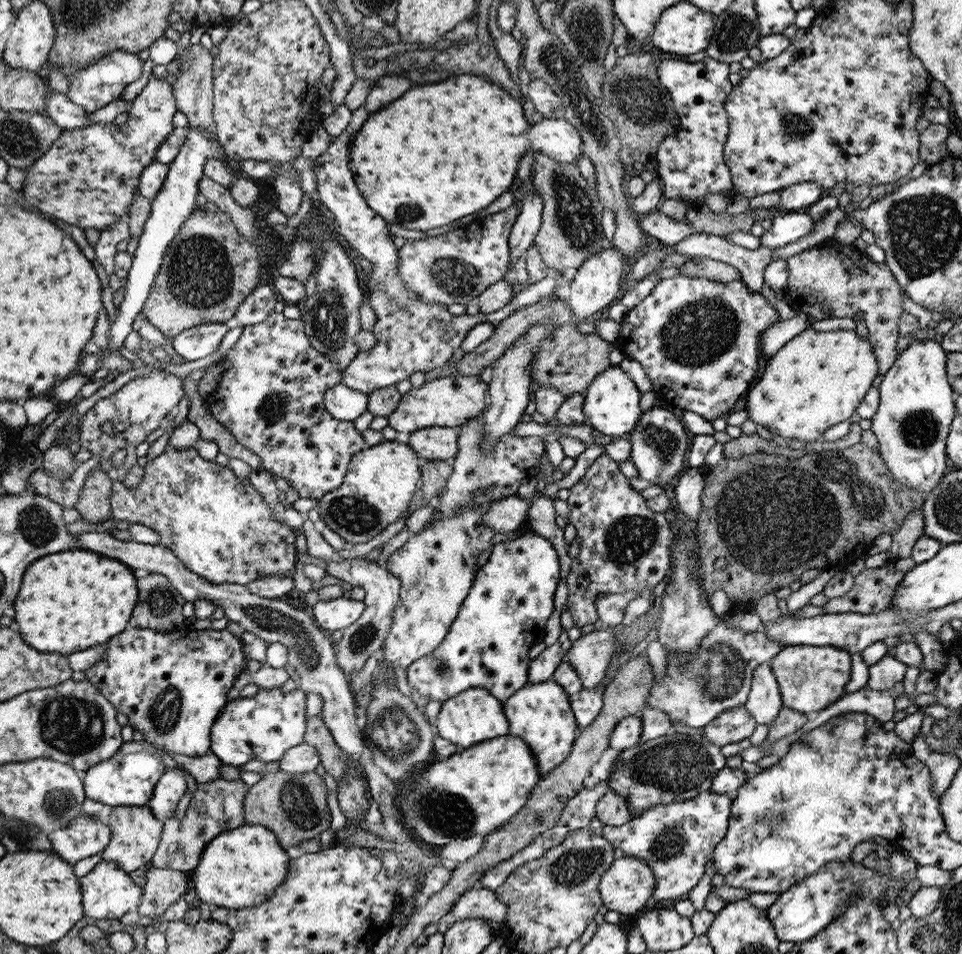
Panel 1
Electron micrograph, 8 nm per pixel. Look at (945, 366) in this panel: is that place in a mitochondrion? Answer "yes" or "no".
no

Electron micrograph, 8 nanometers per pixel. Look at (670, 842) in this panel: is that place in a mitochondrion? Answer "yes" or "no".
yes

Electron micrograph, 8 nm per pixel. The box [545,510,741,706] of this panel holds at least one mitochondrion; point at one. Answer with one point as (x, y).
(635, 537)

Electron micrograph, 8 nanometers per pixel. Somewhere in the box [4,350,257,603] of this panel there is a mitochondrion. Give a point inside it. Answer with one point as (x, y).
(37, 526)

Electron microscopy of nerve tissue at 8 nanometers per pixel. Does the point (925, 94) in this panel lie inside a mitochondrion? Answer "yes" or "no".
no

